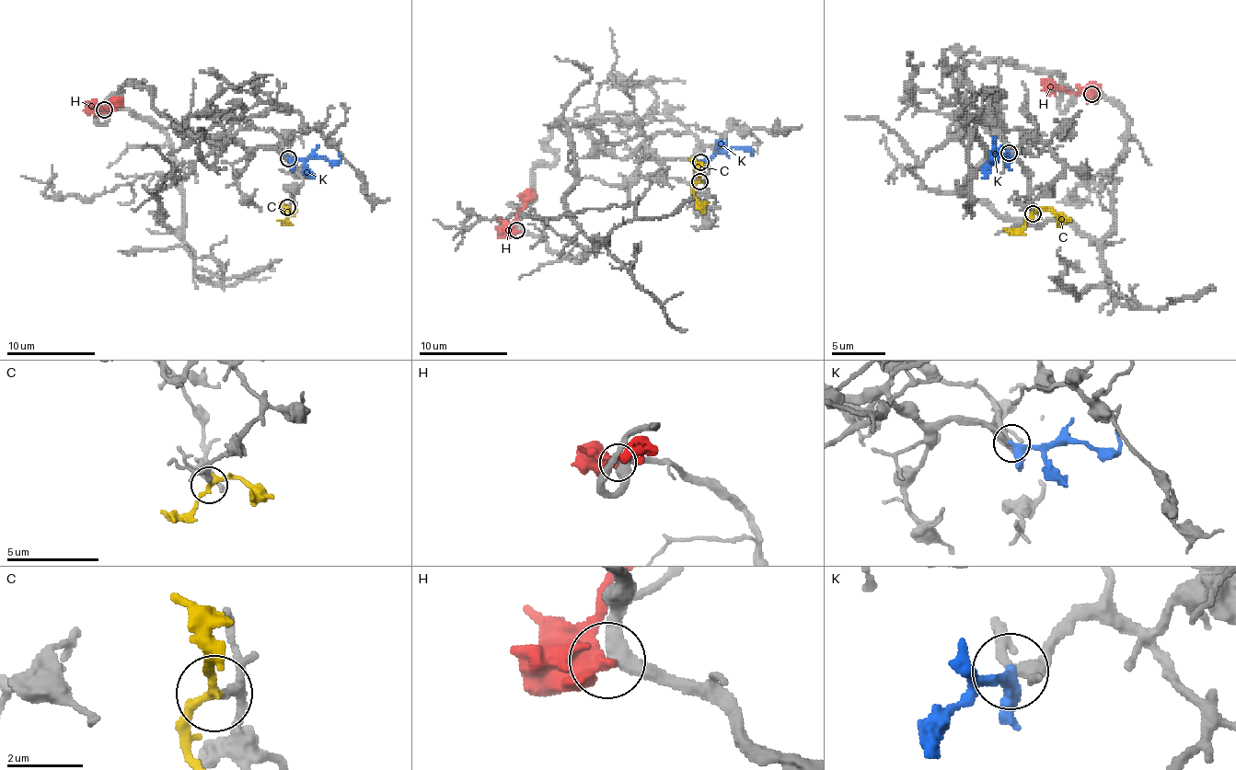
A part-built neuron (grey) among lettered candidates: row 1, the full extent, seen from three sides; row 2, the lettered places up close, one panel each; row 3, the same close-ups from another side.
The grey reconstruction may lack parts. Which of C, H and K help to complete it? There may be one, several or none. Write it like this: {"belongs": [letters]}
{"belongs": ["C"]}

